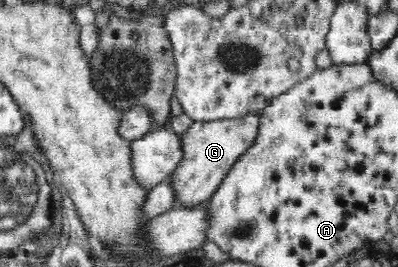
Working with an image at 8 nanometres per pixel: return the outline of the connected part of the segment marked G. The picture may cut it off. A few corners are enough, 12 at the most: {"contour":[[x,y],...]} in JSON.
{"contour":[[260,114],[194,122],[170,178],[178,205],[213,197],[255,145]]}

